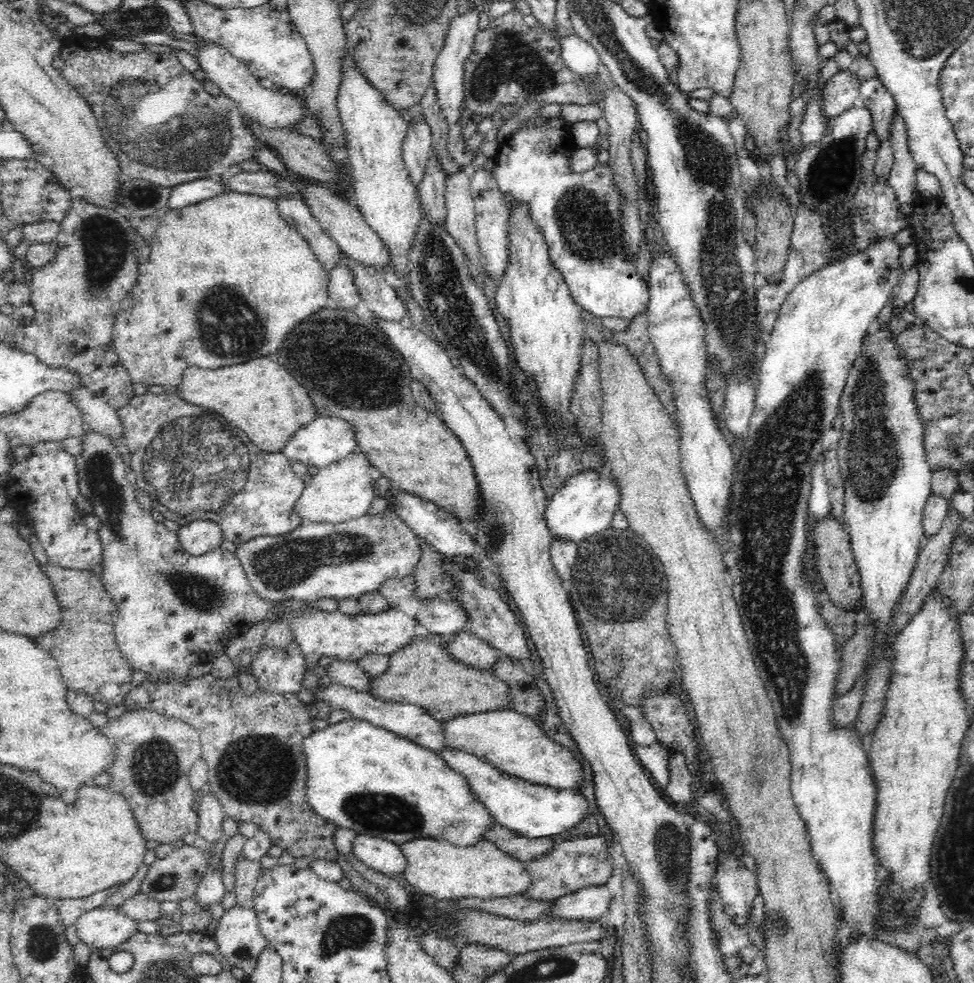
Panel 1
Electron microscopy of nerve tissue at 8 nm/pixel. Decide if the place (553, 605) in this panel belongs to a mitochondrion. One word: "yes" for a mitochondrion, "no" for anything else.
no

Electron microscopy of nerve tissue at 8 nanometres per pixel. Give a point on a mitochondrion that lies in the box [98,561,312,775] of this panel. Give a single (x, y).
(202, 594)

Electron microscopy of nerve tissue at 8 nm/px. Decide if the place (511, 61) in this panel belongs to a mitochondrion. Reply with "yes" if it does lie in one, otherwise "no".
yes

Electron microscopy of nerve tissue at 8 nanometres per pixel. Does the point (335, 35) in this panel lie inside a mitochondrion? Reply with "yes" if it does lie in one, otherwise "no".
no

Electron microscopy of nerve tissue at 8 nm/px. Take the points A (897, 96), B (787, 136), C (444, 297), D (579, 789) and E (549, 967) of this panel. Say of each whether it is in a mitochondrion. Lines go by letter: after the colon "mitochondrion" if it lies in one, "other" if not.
A: other
B: other
C: mitochondrion
D: other
E: mitochondrion

